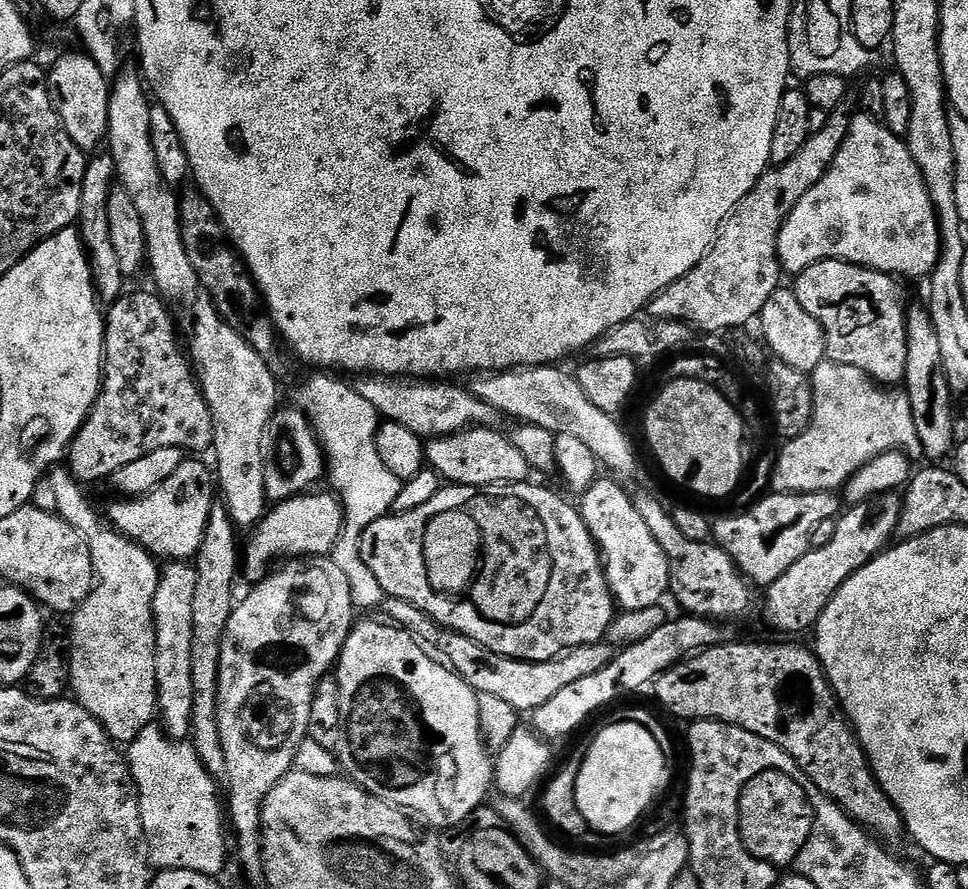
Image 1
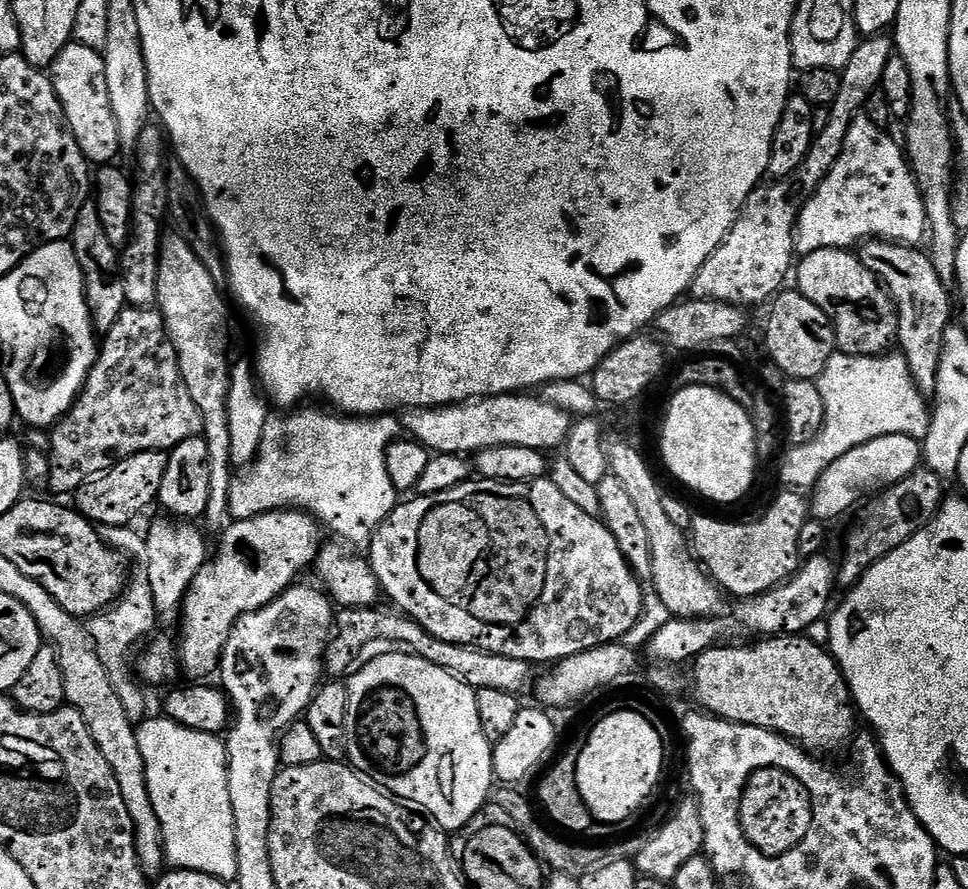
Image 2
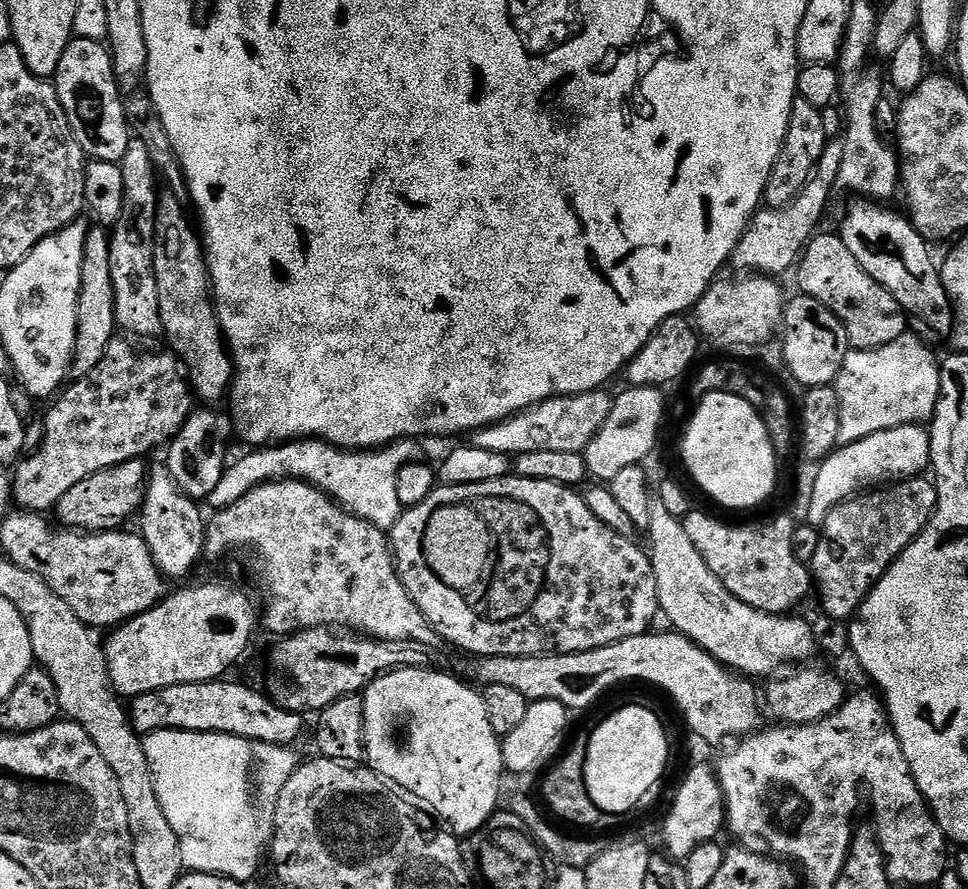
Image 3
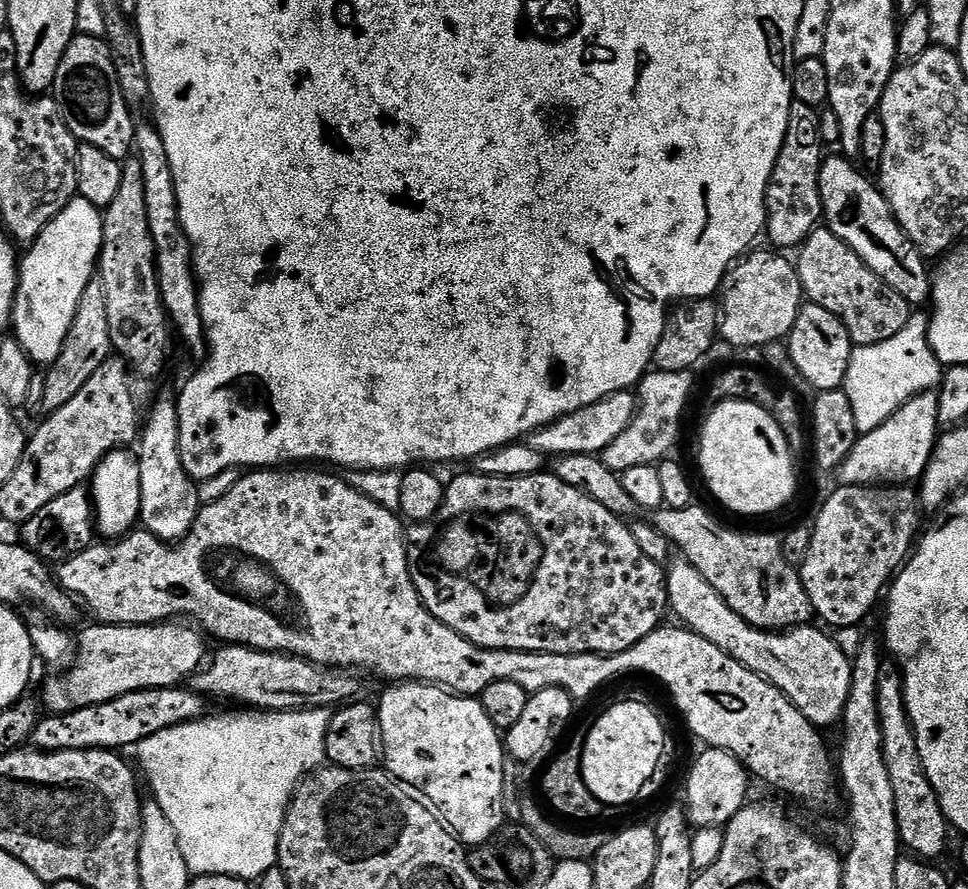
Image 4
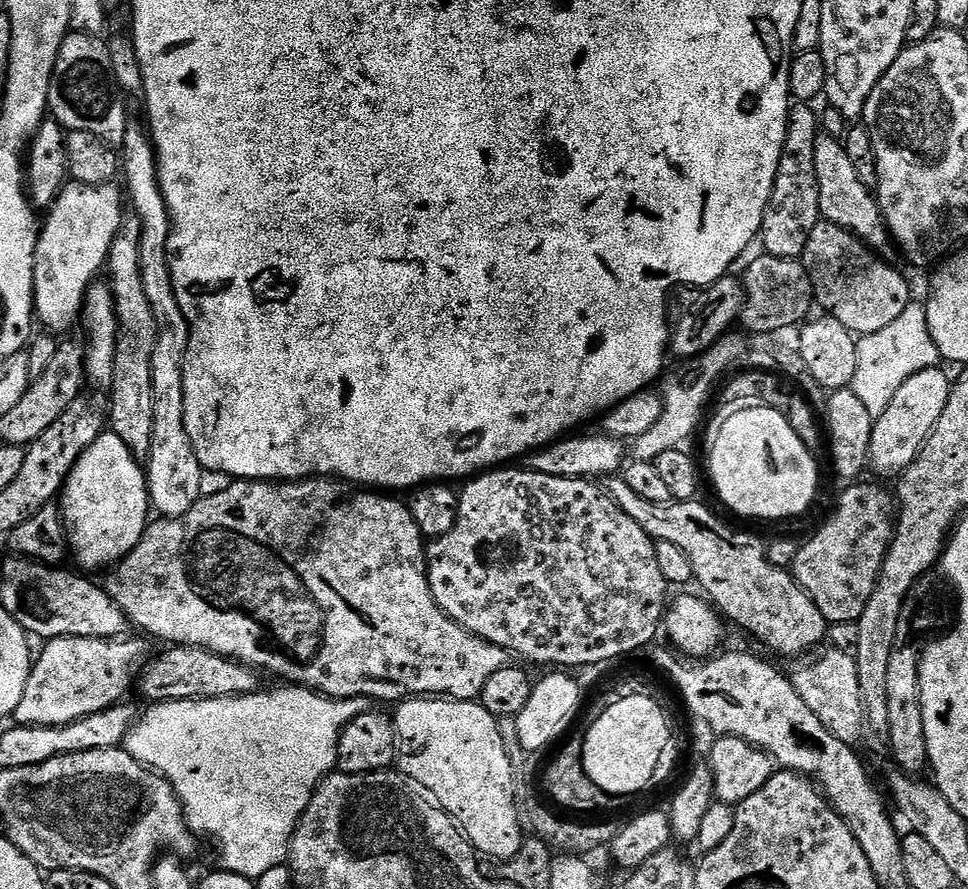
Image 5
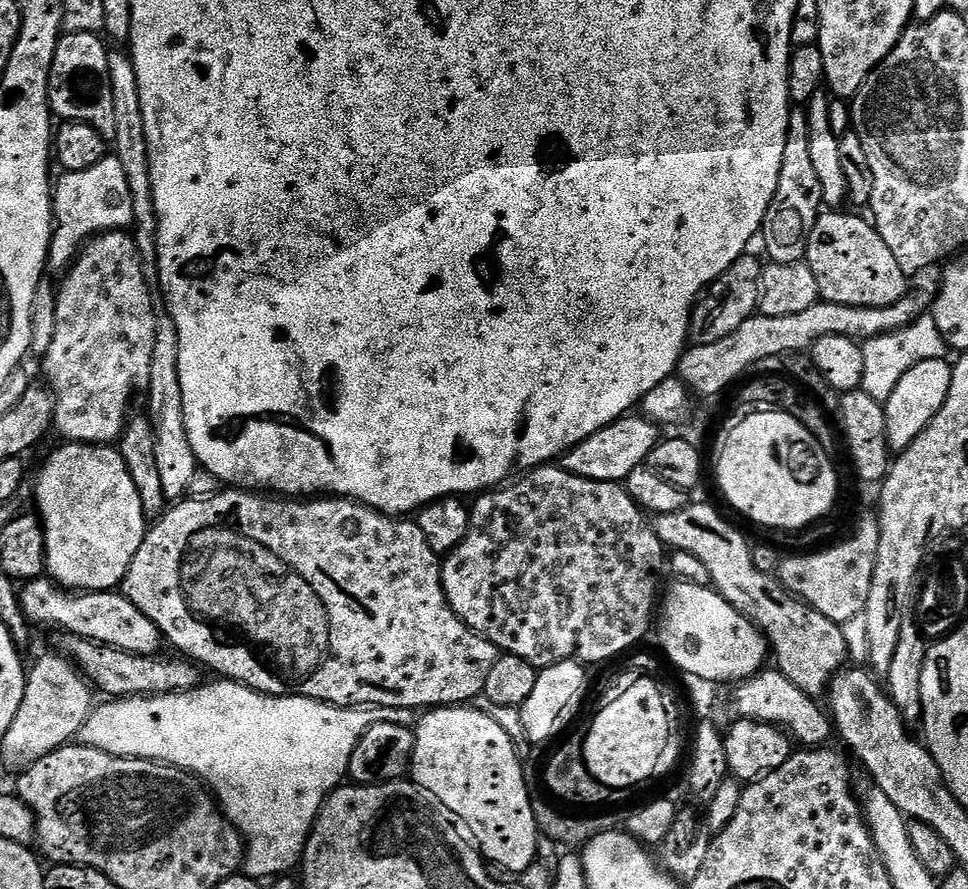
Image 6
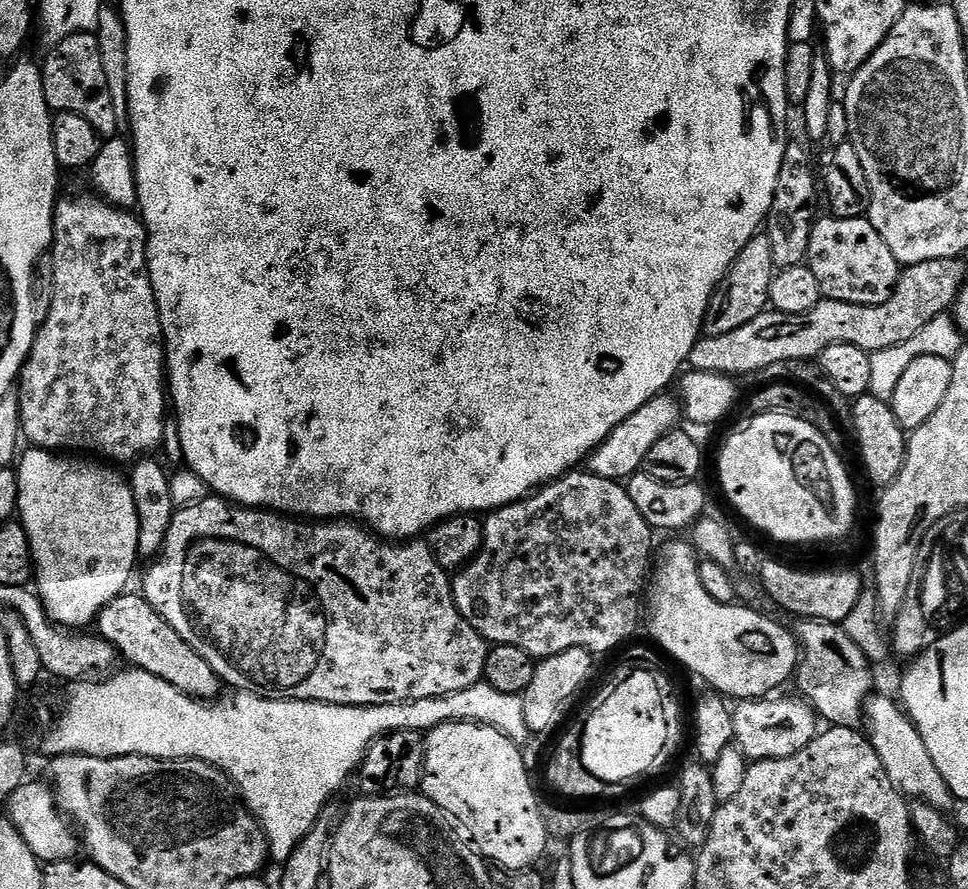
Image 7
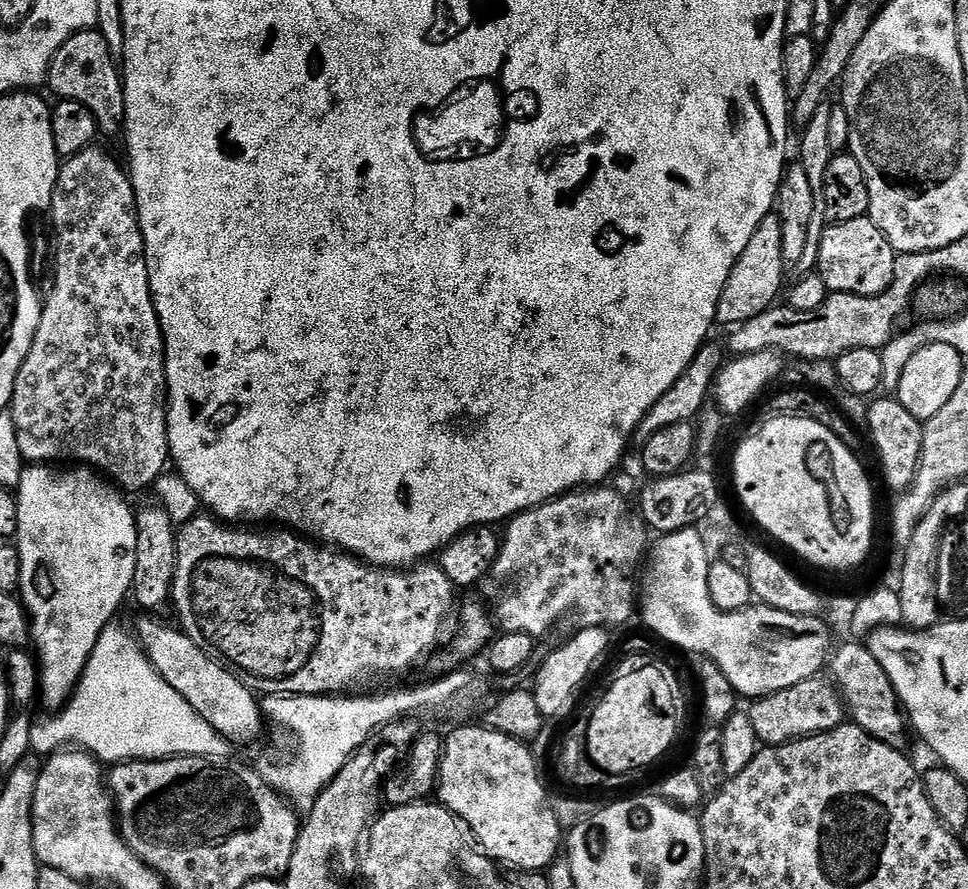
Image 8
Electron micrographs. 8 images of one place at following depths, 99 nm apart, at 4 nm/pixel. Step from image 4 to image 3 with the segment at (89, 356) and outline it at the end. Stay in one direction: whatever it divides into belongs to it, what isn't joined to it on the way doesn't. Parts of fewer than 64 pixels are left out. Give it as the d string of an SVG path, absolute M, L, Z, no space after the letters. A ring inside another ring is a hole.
M103 226L89 227L86 246L82 250L82 278L76 307L76 341L70 369L71 375L76 378L90 374L90 370L102 362L106 346L118 336L114 314L114 282L110 279L109 239L109 229Z

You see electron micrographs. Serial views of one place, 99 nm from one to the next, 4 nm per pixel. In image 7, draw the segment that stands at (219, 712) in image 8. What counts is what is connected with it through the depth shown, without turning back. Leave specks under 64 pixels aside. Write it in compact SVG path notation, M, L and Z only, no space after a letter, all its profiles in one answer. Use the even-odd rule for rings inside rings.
M125 594L114 598L114 602L100 611L94 621L94 628L103 640L114 645L123 659L124 656L128 659L127 663L131 667L154 674L162 678L162 682L170 682L170 686L194 700L212 702L222 689L220 676L214 674L210 662L206 662L198 650L191 648L182 634L178 634L178 630L174 630L174 626L170 626L170 622L166 622L166 618L162 618L158 610L154 610L154 606L144 600L143 595Z

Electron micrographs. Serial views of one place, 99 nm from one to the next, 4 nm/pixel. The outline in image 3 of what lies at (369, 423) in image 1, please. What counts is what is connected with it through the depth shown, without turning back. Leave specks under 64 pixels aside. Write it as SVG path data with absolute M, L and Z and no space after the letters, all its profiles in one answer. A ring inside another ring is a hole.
M305 438L260 446L252 450L256 452L248 452L225 467L218 478L218 486L210 490L206 504L212 510L219 510L232 506L242 494L250 494L250 490L269 484L271 480L305 480L327 492L335 503L358 518L391 530L402 511L398 502L398 470L407 464L425 463L424 448L420 444L423 443L419 439L405 438L379 450L349 450L337 448L325 440Z

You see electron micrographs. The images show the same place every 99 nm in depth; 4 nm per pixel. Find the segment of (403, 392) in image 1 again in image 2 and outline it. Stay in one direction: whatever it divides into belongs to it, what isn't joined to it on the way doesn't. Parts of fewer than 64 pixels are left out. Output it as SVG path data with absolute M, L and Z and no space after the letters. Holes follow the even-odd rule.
M536 394L481 396L467 404L408 410L402 416L403 431L411 439L423 444L433 454L455 456L468 456L498 446L526 446L542 453L547 453L548 448L563 449L573 425L571 412Z

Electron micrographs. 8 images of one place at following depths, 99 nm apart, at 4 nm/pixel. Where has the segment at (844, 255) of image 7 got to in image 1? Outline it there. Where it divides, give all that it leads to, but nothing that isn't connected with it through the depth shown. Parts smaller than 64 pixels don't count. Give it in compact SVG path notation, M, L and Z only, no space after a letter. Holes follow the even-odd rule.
M823 260L799 272L795 280L798 302L818 318L826 334L827 359L854 366L881 386L896 386L903 381L908 314L897 277L845 260Z

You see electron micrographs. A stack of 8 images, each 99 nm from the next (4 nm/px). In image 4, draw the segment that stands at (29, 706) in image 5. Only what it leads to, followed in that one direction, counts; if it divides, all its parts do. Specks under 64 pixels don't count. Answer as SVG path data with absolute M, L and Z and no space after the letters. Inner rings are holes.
M92 622L75 637L75 657L65 676L52 676L44 684L42 704L49 713L73 712L76 708L94 706L122 698L134 690L147 688L174 688L183 685L205 663L204 640L199 627L188 622L161 622L159 624L102 624Z

